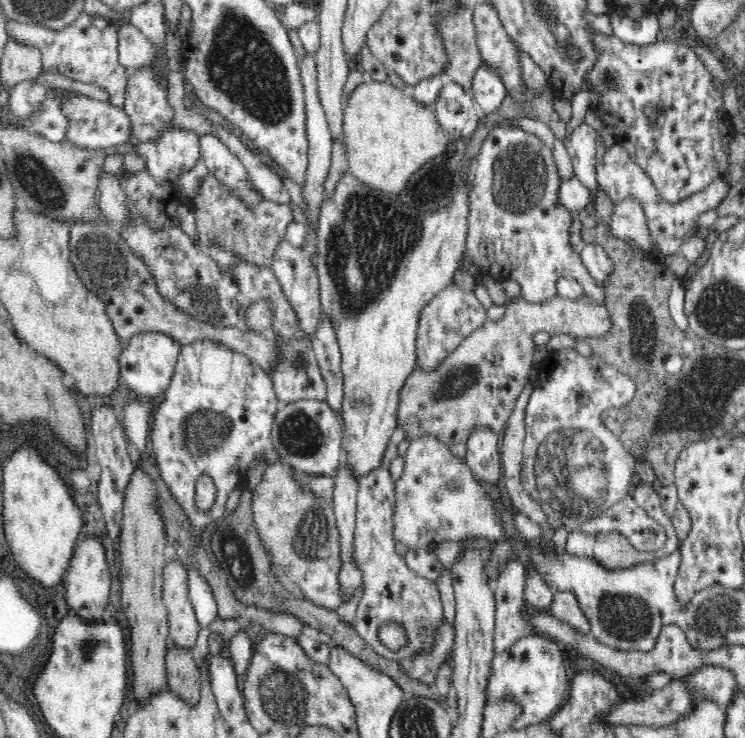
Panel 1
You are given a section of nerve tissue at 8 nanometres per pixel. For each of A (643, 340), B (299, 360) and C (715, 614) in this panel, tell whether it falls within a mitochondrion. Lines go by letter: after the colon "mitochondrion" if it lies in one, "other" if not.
A: mitochondrion
B: mitochondrion
C: mitochondrion

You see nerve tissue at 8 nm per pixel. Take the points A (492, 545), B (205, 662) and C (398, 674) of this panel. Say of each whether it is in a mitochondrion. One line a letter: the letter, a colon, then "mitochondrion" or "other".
A: other
B: other
C: other

